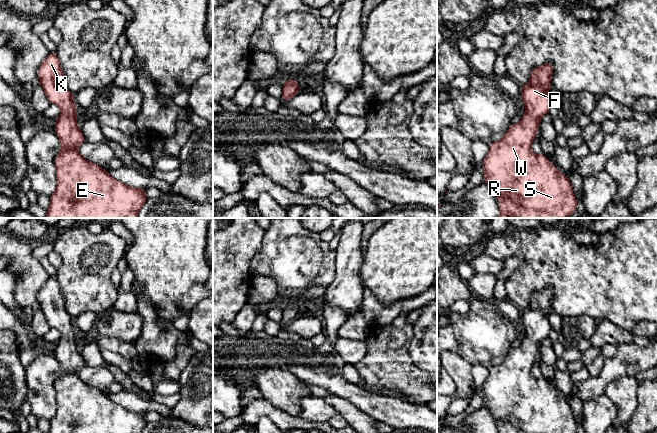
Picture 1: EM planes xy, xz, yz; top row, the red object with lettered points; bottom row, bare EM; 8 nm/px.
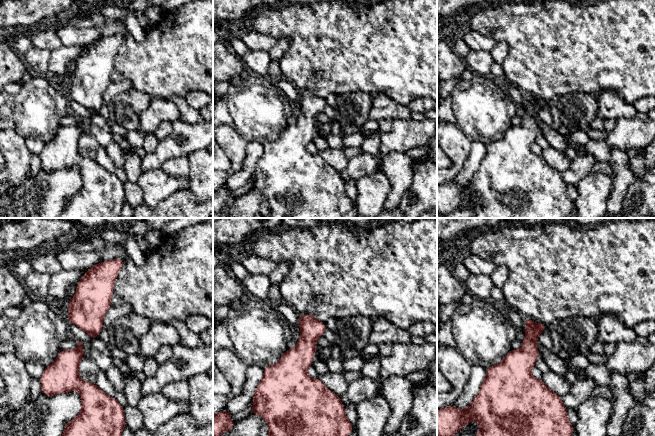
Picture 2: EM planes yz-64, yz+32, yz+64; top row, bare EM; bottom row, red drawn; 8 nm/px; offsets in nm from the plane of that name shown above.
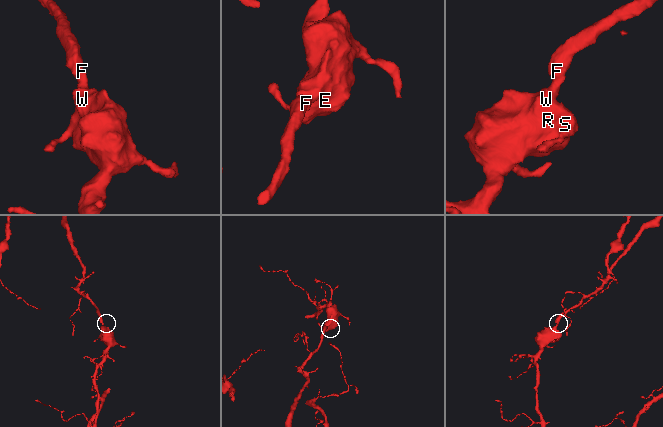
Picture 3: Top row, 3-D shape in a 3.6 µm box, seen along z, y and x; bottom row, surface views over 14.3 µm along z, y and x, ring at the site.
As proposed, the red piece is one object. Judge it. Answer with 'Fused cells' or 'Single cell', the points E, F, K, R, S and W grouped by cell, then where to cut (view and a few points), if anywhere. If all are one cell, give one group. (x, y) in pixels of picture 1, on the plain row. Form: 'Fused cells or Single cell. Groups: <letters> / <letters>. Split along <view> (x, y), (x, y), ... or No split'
Single cell. Groups: E F K R S W. No split

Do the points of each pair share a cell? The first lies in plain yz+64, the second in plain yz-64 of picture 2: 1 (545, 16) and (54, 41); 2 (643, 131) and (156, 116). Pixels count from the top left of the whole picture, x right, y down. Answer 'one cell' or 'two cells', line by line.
1: two cells
2: two cells

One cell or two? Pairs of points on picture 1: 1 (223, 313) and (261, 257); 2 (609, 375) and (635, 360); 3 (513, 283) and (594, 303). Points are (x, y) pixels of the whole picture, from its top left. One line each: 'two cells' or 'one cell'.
1: two cells
2: one cell
3: one cell

